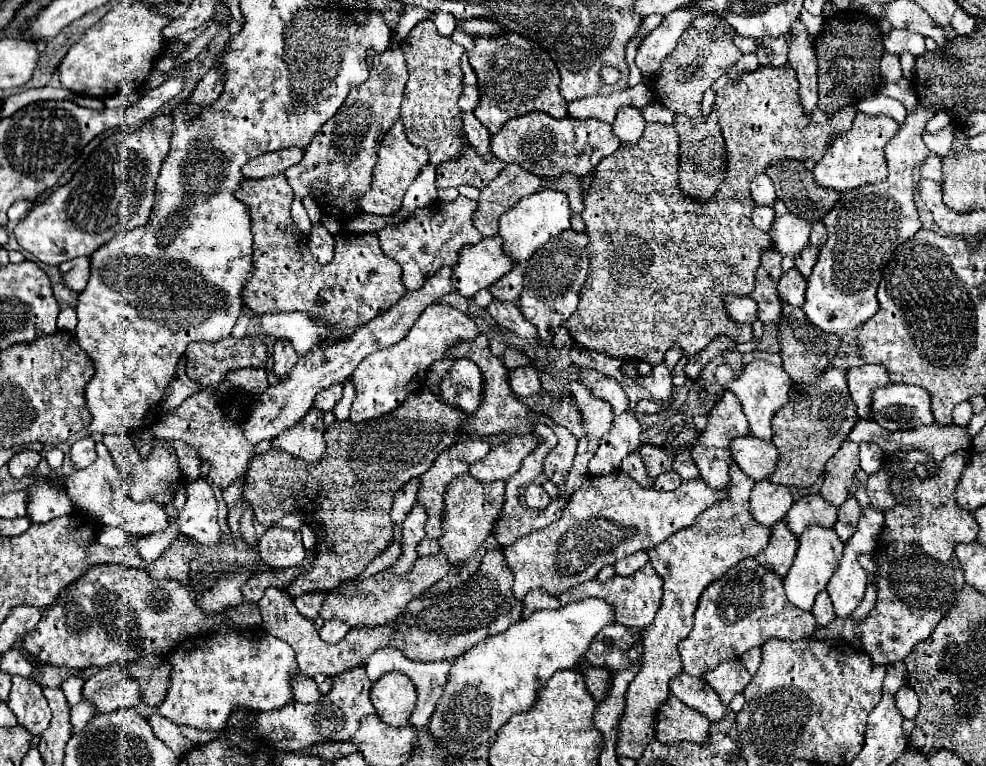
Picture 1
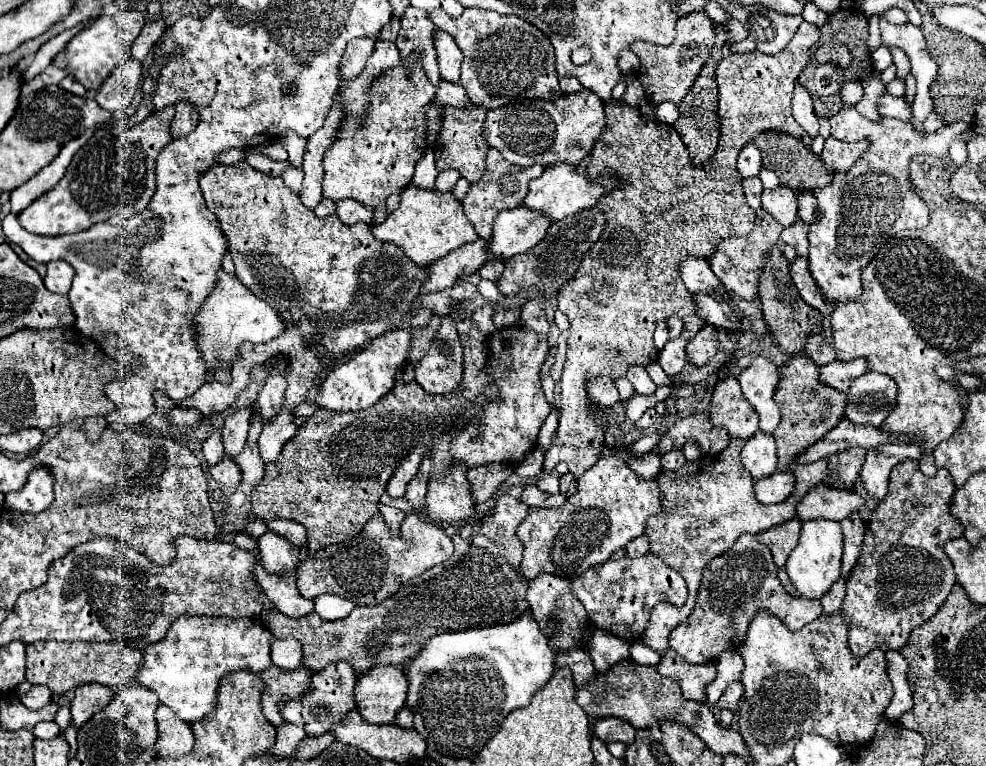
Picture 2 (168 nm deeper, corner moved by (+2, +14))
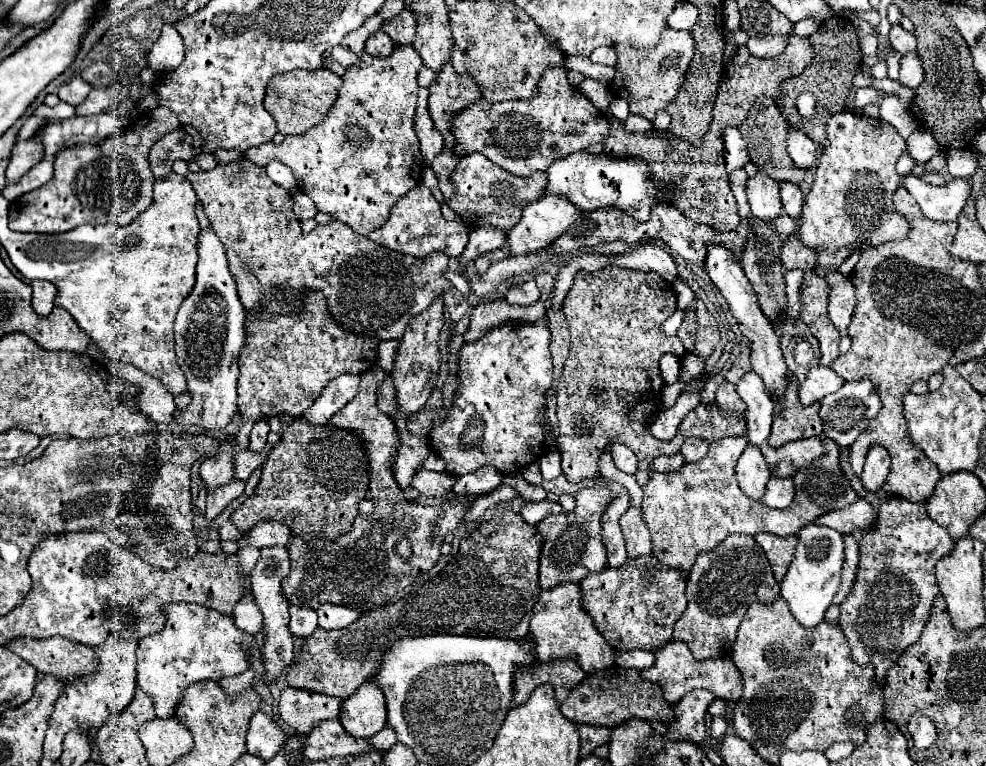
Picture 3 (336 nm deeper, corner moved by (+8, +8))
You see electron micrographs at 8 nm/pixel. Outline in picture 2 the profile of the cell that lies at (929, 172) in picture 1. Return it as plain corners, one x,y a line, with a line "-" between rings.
959,140
953,144
953,164
955,166
963,166
967,162
968,153
967,148
965,148
965,142

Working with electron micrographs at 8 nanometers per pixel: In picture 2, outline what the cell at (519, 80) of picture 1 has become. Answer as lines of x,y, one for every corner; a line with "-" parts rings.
443,8
427,12
433,24
449,32
459,44
465,60
461,64
459,84
471,102
479,102
487,110
499,108
509,100
521,98
559,98
559,80
555,70
555,54
549,38
531,22
519,16
503,16
479,8
465,8
459,18
449,16

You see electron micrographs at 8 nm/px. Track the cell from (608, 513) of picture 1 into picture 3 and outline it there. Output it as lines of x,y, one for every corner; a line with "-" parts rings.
603,482
585,484
577,494
577,506
573,512
561,512
549,516
537,524
537,534
543,536
539,556
539,588
551,588
557,584
579,582
589,572
601,572
607,566
607,548
601,540
601,516
613,502
613,490

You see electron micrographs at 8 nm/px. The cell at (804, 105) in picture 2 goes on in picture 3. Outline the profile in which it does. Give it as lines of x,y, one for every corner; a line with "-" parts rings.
791,128
789,136
787,136
787,152
791,156
791,160
799,166
799,168
811,168
815,162
815,150
817,144
801,130

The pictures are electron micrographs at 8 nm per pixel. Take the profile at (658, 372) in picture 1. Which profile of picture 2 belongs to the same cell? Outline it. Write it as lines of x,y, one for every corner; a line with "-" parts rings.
659,320
657,328
655,328
655,346
657,346
657,350
661,350
667,340
669,340
669,336
667,336
667,320

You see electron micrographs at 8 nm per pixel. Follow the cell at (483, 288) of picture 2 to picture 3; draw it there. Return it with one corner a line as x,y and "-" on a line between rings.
447,270
445,272
445,276
447,276
447,280
459,290
459,292
463,292
463,294
473,294
473,290
469,288
469,282
467,282
467,278
463,278
461,274
457,274
457,272
451,272
451,270

